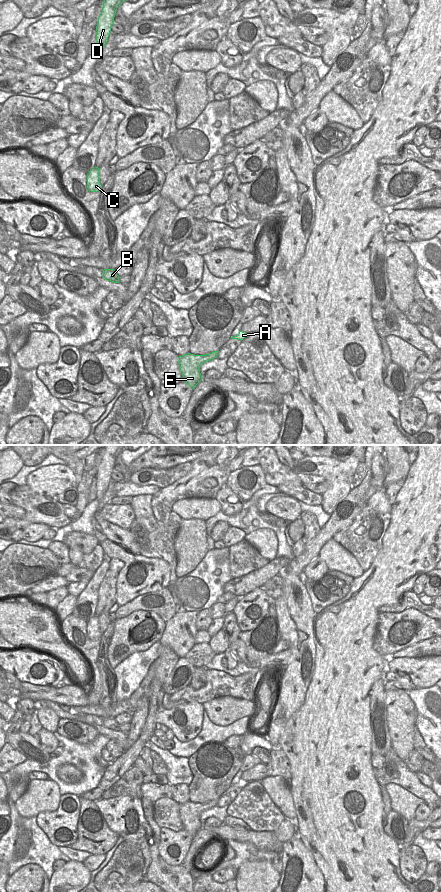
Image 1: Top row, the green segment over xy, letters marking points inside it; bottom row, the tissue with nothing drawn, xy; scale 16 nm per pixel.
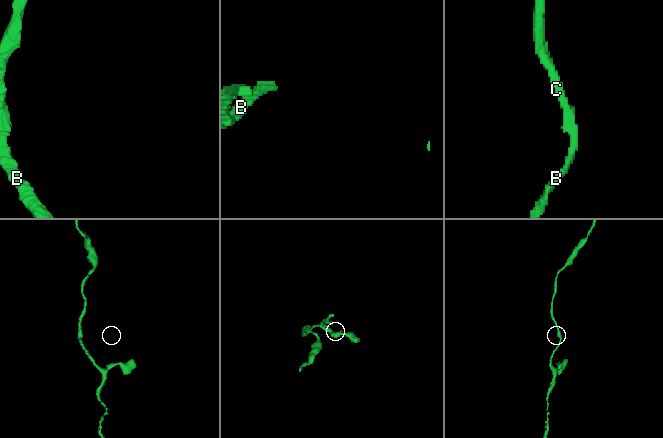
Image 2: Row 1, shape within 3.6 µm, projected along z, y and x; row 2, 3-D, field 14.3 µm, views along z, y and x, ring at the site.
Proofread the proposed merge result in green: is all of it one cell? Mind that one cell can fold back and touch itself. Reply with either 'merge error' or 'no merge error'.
no merge error

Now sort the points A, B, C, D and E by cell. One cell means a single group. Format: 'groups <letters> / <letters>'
groups A B C D E

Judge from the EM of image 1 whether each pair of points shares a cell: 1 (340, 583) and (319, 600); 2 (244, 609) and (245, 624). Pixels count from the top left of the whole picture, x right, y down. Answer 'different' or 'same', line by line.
1: same
2: same

